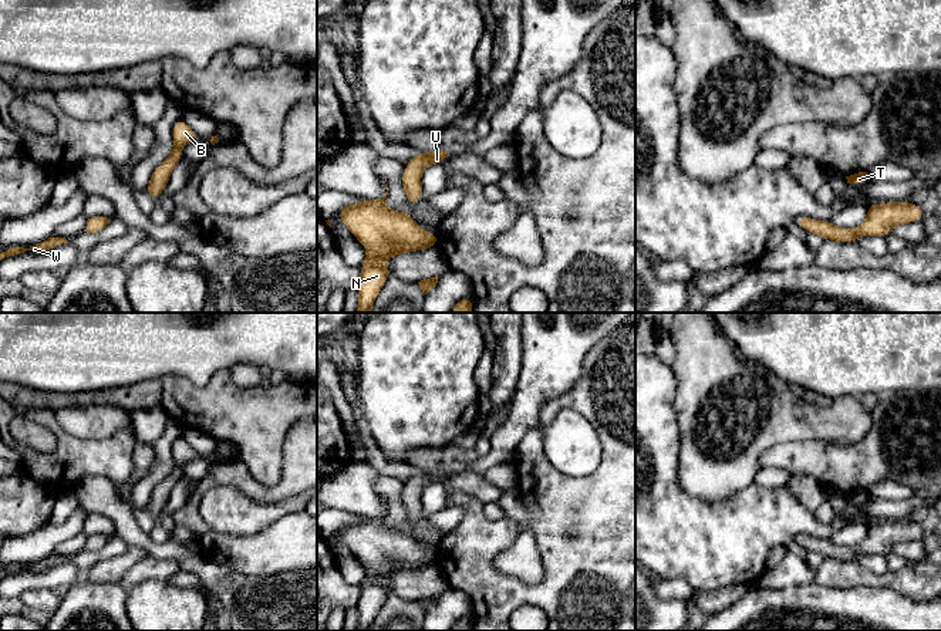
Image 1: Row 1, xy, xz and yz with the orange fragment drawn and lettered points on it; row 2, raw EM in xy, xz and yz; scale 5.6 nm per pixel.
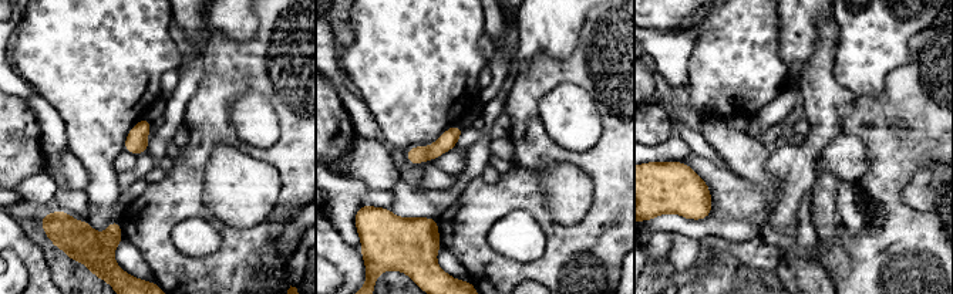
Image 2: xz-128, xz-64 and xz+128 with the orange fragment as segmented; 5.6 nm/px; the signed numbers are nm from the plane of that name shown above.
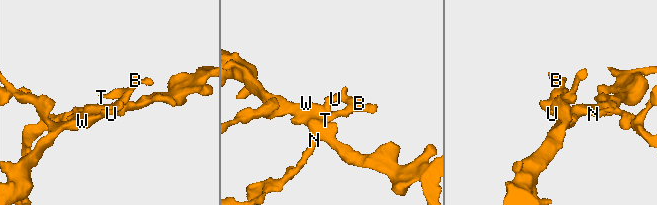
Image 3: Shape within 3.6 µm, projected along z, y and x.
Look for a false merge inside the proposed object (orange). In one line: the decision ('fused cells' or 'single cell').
single cell

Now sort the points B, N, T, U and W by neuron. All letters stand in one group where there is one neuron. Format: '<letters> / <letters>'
B N T U W

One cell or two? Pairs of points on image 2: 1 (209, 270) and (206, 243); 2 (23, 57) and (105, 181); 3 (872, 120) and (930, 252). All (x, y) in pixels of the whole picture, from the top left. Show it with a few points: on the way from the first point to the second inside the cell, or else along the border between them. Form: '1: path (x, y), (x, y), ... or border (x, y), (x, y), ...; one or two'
1: border (222, 236), (205, 256), (175, 247); two
2: path (54, 85), (96, 127), (97, 149); one
3: path (886, 152), (888, 199), (899, 219); one

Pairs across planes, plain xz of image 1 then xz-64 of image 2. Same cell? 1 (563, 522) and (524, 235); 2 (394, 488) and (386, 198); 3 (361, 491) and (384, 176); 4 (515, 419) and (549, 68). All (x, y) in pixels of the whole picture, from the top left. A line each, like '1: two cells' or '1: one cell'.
1: two cells
2: two cells
3: one cell
4: two cells

